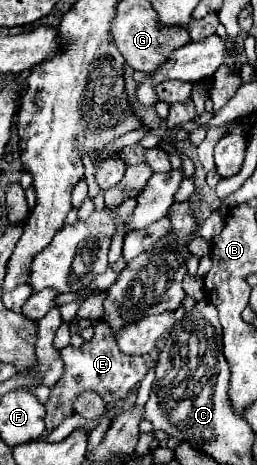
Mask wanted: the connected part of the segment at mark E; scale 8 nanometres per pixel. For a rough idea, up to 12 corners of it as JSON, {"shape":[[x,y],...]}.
{"shape":[[100,321],[94,339],[64,347],[62,379],[46,403],[48,431],[84,389],[124,399],[156,367],[126,355]]}

